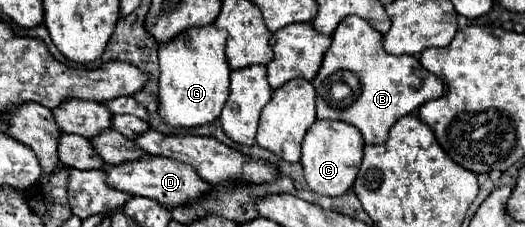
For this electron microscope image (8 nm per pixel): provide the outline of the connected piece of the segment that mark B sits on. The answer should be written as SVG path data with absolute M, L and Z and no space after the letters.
M347 16L333 32L333 42L323 56L313 80L319 120L341 120L359 128L365 144L383 144L391 126L429 100L441 98L443 82L429 74L417 56L393 56L381 46L381 34L359 16Z

